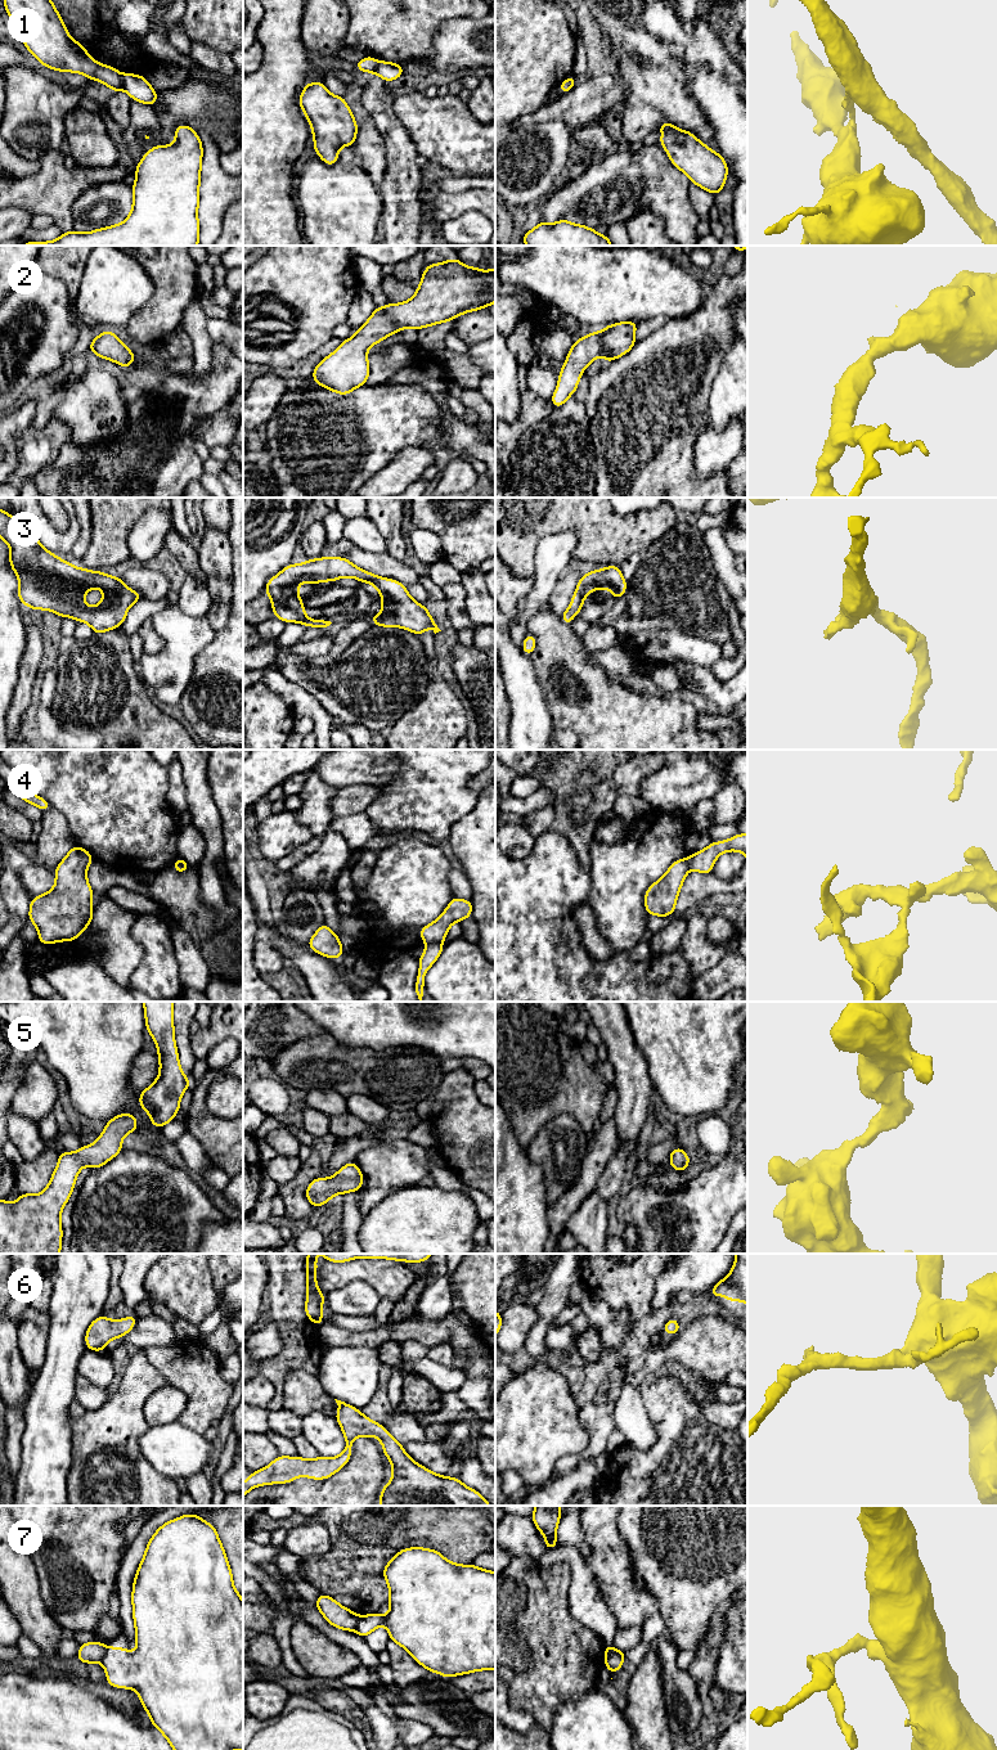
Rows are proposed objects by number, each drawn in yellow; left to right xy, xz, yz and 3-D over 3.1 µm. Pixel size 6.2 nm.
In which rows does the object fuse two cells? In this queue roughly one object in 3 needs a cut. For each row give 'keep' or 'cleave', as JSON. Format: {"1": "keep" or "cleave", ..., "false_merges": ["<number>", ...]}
{"1": "cleave", "2": "keep", "3": "keep", "4": "cleave", "5": "keep", "6": "keep", "7": "cleave", "false_merges": ["1", "4", "7"]}

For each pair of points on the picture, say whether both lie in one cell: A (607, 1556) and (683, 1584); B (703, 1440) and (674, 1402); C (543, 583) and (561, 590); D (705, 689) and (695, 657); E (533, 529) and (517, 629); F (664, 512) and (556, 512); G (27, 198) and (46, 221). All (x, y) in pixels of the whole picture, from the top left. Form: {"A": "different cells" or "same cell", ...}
{"A": "different cells", "B": "same cell", "C": "different cells", "D": "different cells", "E": "different cells", "F": "same cell", "G": "different cells"}

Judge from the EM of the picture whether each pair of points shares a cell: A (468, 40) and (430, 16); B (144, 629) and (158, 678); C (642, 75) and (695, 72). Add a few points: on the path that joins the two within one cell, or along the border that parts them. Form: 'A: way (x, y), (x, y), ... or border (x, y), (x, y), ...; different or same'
A: border (472, 17), (447, 19), (434, 37), (431, 52); different
B: border (152, 622), (164, 646), (157, 652), (146, 655); different
C: border (679, 79), (697, 103); different

